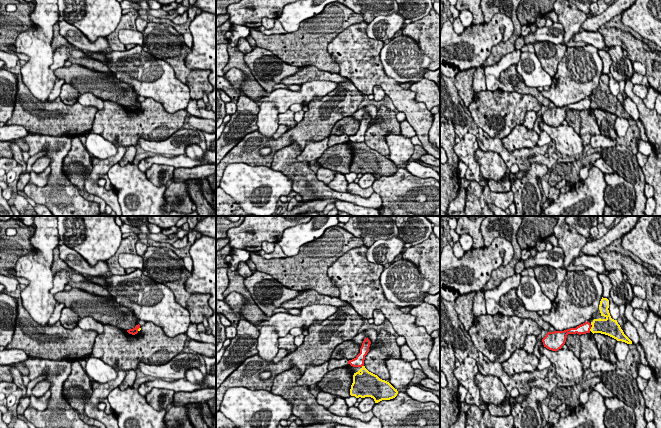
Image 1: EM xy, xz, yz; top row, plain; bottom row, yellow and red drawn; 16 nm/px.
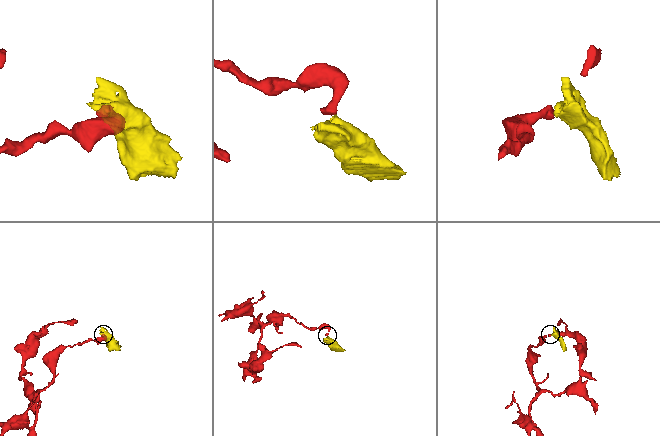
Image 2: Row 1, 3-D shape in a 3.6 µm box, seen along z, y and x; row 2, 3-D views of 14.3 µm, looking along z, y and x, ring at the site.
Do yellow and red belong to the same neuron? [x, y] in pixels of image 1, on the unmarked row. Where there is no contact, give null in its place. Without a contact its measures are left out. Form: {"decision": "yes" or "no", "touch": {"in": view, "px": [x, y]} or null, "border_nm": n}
{"decision": "no", "touch": {"in": "yz", "px": [590, 105]}, "border_nm": 70}

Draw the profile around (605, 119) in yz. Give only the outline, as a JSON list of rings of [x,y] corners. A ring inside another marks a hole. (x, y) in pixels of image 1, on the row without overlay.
[[[594,109],[594,114],[601,133],[613,140],[616,140],[617,134],[615,132],[614,123],[617,116],[601,109]]]

